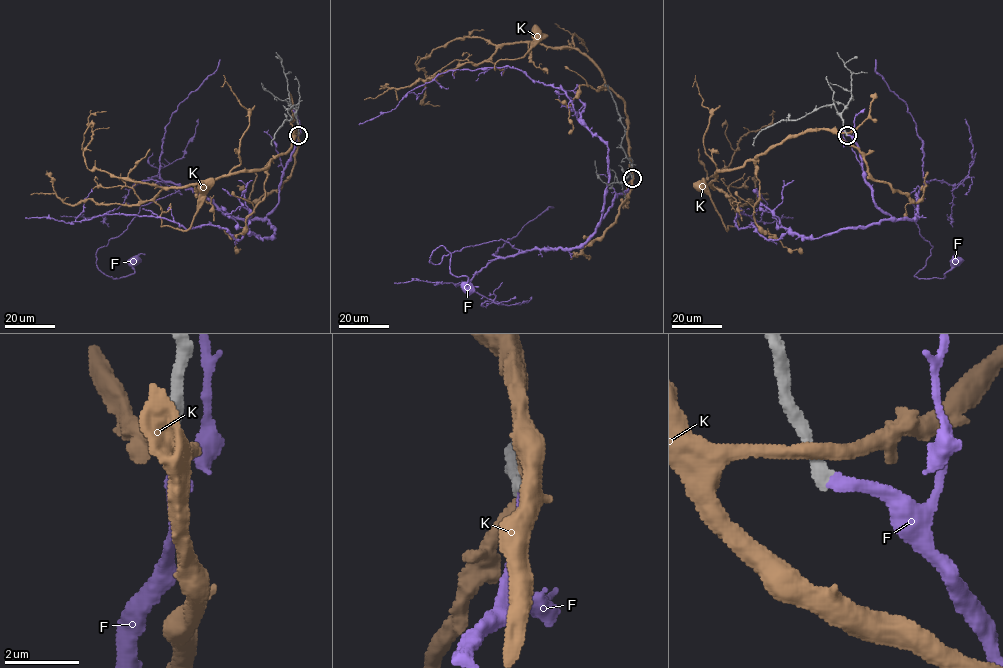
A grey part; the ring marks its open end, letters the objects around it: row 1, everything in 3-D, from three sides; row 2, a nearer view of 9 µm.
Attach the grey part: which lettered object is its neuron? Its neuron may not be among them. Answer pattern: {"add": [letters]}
{"add": ["F"]}

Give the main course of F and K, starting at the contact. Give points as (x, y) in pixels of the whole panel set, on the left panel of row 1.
F: (298, 135), (263, 218), (229, 217), (183, 186), (141, 206), (96, 254), (113, 278), (134, 273), (133, 262)
K: (298, 133), (267, 166), (165, 187), (154, 198), (161, 227), (187, 230), (204, 186)

